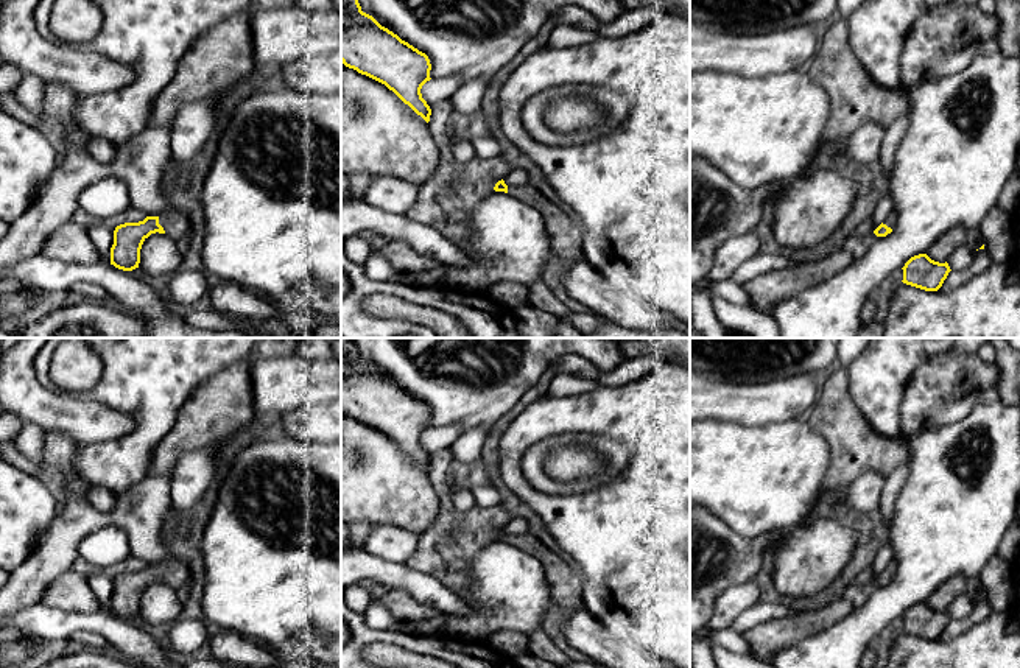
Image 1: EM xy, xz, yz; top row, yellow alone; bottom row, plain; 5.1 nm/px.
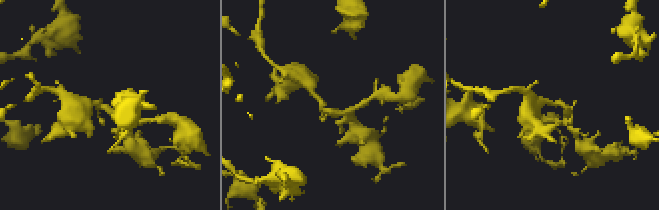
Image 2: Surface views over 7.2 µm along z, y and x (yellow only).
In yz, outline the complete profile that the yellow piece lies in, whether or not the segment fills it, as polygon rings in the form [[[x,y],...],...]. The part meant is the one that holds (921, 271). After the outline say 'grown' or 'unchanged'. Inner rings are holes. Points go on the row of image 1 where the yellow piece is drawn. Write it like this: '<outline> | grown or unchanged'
[[[927,254],[911,257],[902,269],[903,283],[925,291],[937,291],[951,271],[947,262],[934,262]]] | unchanged

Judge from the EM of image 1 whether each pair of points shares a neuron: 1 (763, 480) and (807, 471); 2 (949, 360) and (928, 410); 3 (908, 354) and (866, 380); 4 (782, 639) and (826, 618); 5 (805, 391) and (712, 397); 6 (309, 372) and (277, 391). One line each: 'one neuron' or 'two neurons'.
1: one neuron
2: one neuron
3: one neuron
4: one neuron
5: one neuron
6: one neuron

